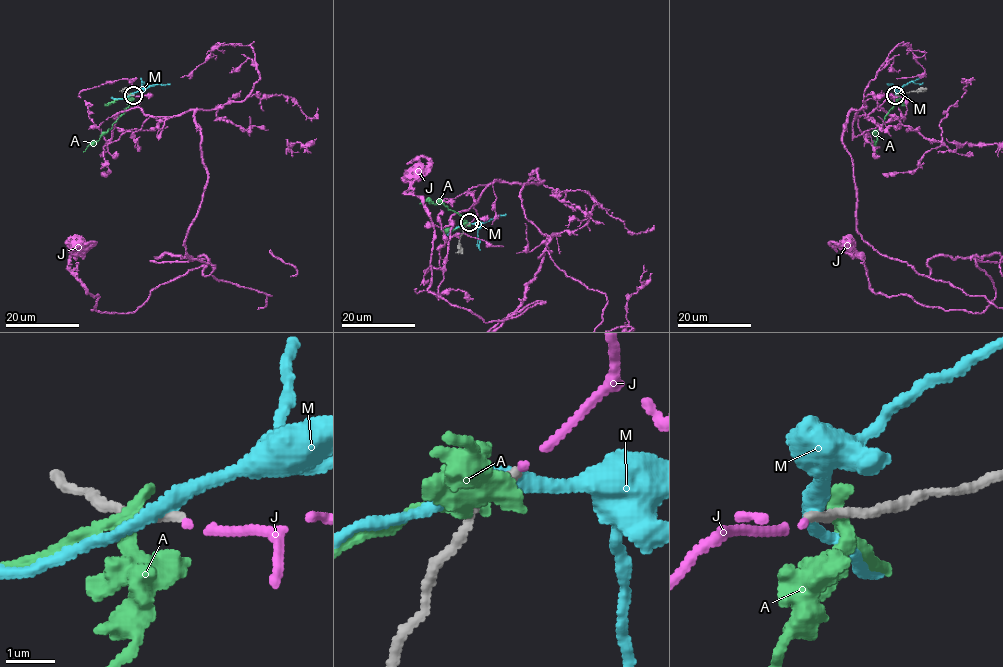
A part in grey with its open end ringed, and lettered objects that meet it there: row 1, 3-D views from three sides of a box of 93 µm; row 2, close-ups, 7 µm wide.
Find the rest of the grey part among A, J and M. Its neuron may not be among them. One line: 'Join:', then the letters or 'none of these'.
Join: J

